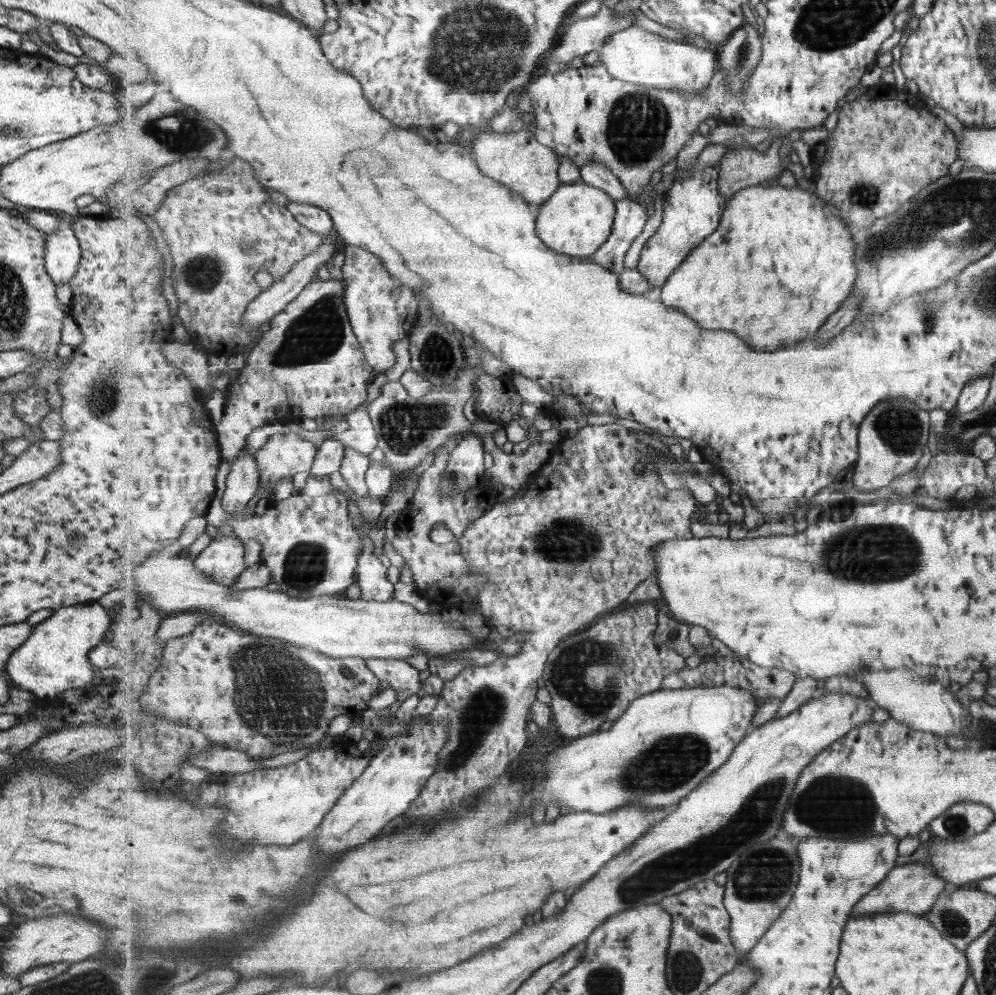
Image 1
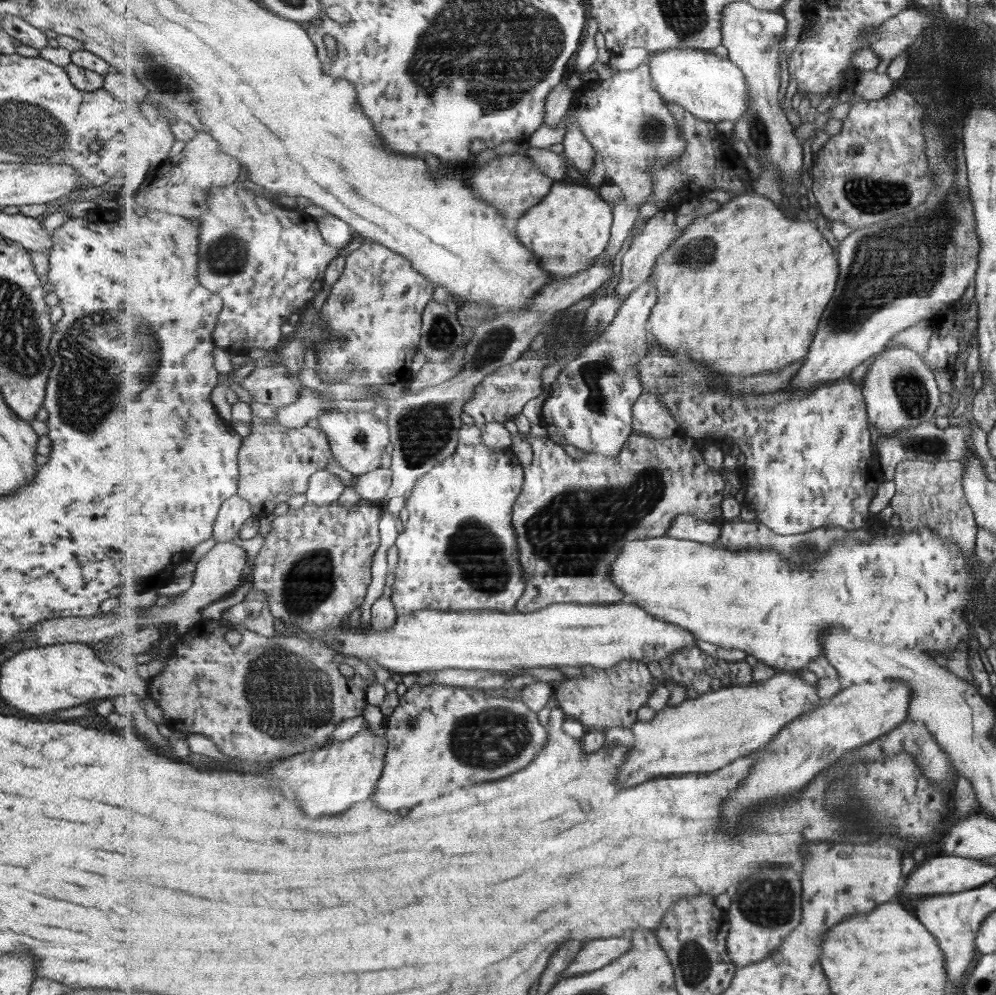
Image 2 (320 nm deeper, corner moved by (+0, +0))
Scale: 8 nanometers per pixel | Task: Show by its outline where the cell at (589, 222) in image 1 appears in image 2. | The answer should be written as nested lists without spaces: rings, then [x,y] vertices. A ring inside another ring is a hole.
[[[555,182],[550,193],[518,222],[519,240],[529,250],[535,250],[545,271],[557,279],[569,278],[593,267],[596,258],[606,252],[612,237],[614,207],[601,198],[597,188]]]

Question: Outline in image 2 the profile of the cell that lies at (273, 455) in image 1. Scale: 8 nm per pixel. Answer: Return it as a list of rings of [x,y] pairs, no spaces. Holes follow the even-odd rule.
[[[271,421],[257,422],[253,434],[242,437],[242,448],[238,452],[240,467],[238,496],[251,504],[254,517],[268,518],[281,502],[286,503],[297,494],[306,494],[313,474],[326,469],[332,461],[330,439],[323,429],[308,425],[299,429],[288,429],[287,426],[280,426]]]

